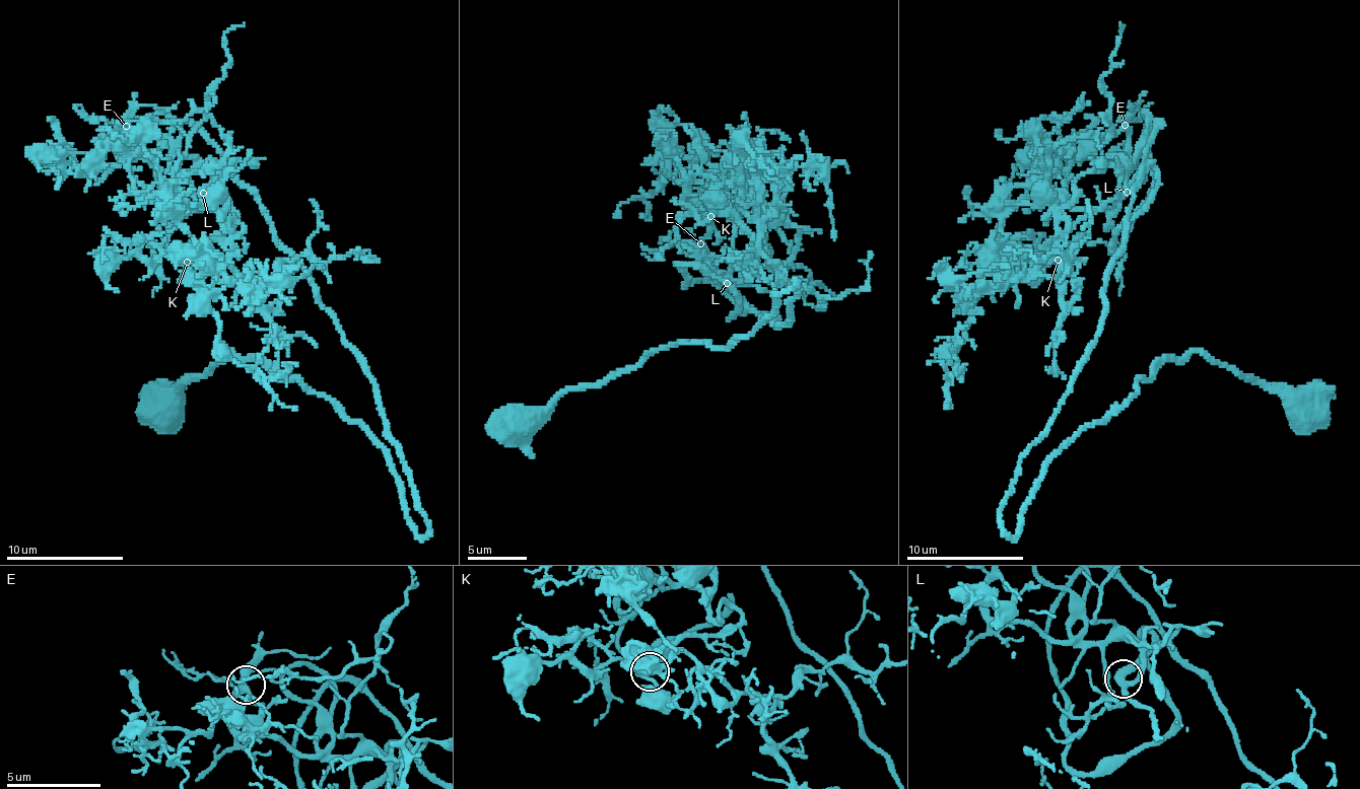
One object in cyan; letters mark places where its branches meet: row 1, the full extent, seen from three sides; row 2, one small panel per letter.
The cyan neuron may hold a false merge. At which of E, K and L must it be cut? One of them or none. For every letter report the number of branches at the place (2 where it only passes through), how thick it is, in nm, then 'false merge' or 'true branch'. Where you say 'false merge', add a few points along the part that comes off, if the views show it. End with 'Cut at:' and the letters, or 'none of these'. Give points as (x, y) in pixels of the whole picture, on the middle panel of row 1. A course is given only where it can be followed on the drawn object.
E: branches 5; calibre 280 nm; true branch
K: branches 4; calibre 260 nm; true branch
L: branches 3; calibre 280 nm; true branch
Cut at: none of these

